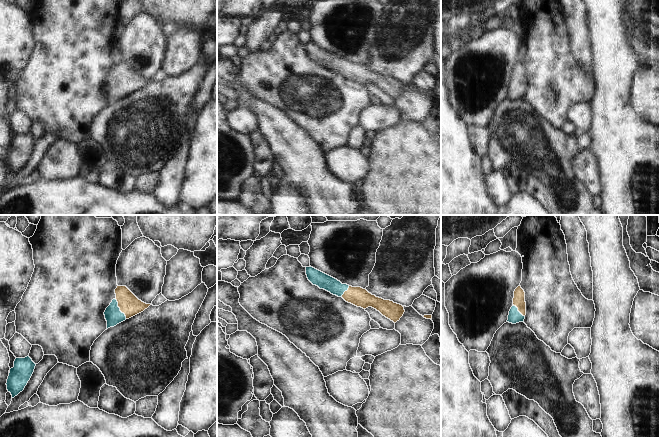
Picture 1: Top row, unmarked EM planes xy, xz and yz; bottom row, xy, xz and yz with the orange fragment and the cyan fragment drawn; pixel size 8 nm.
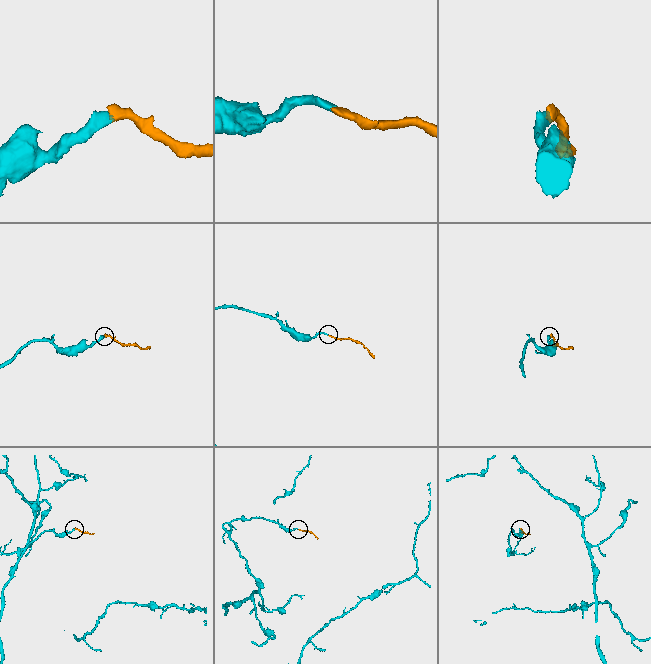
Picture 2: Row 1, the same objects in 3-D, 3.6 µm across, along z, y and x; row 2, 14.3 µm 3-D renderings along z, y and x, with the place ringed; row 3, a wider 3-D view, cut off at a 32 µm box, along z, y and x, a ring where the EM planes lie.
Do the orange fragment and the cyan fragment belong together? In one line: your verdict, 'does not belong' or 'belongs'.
belongs

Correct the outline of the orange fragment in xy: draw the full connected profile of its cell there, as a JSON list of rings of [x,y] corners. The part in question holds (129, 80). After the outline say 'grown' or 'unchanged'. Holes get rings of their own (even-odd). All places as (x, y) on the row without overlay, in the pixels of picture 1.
[[[117,62],[115,70],[116,74],[104,88],[107,105],[143,88],[151,81],[139,76],[126,62]]] | grown

